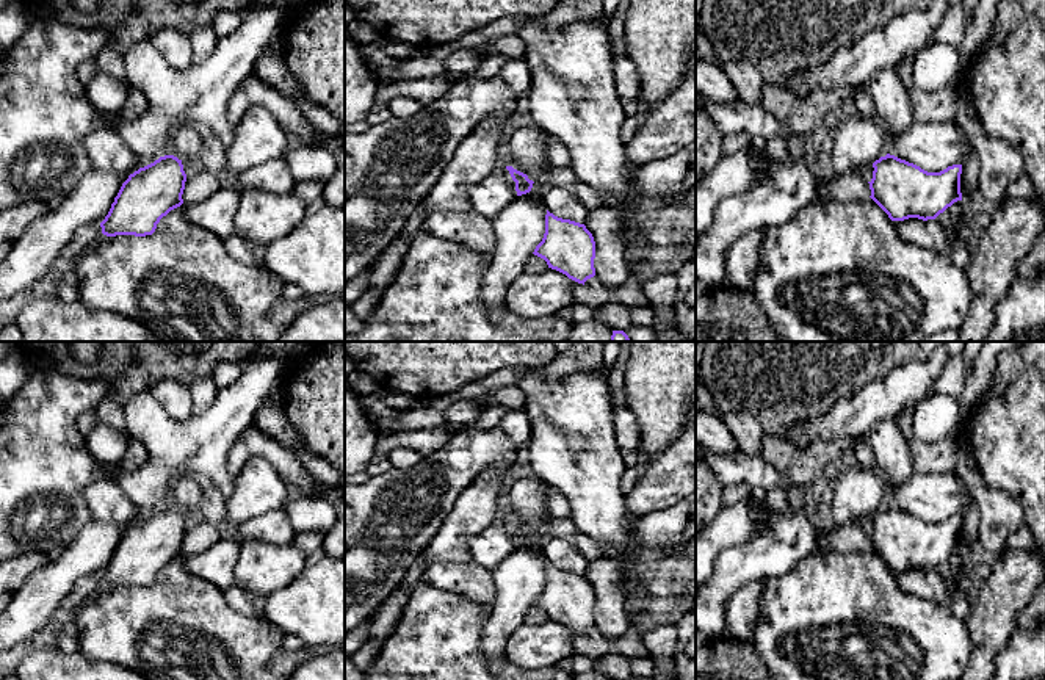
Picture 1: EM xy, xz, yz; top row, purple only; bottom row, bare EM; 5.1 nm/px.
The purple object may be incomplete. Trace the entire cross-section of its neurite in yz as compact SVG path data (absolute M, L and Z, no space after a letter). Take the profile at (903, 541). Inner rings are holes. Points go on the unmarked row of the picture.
M887 505L873 514L868 533L871 550L891 572L918 569L935 570L954 553L962 552L962 515L940 523L927 523L920 517Z

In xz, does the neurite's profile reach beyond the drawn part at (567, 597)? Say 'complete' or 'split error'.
complete

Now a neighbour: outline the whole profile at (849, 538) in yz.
M859 519L830 528L830 548L833 553L860 553L871 547L870 534Z

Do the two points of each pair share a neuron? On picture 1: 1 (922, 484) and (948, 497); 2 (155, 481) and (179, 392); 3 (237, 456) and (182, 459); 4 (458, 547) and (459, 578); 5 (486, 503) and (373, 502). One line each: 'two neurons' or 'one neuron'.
1: one neuron
2: two neurons
3: two neurons
4: two neurons
5: two neurons

